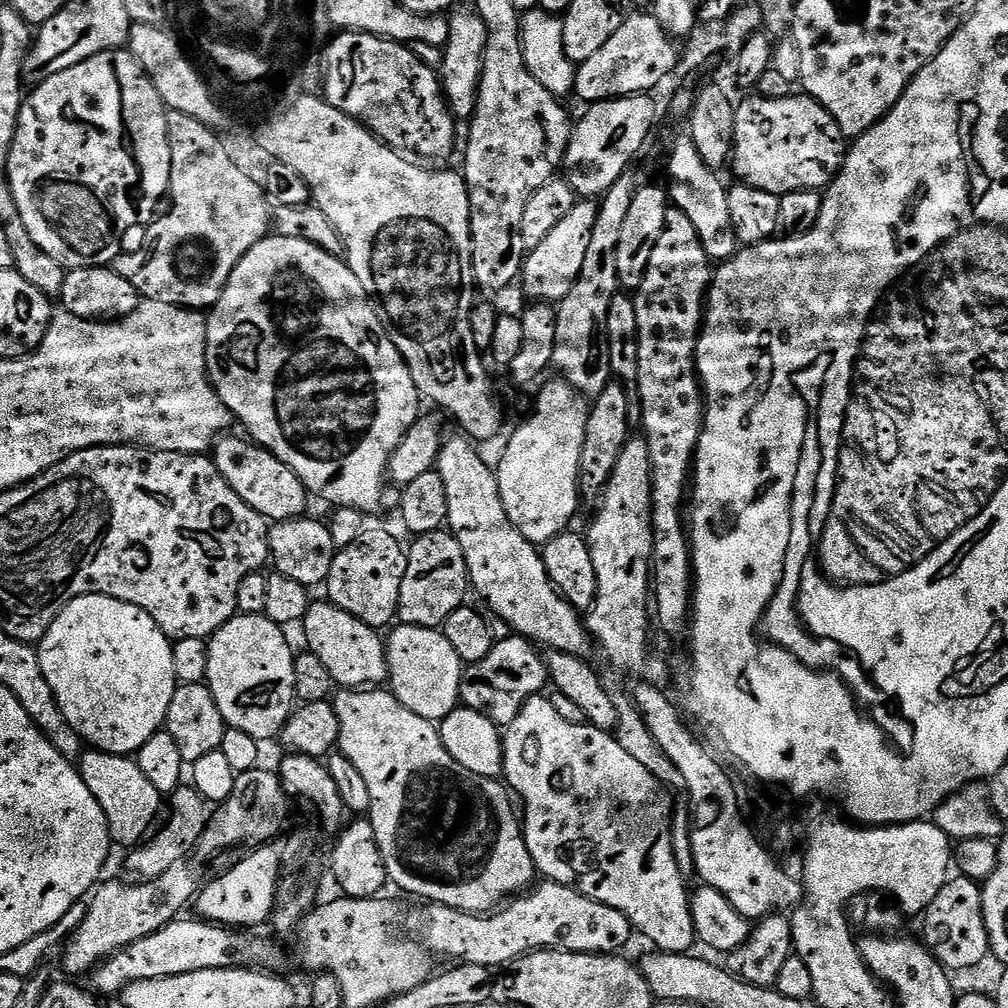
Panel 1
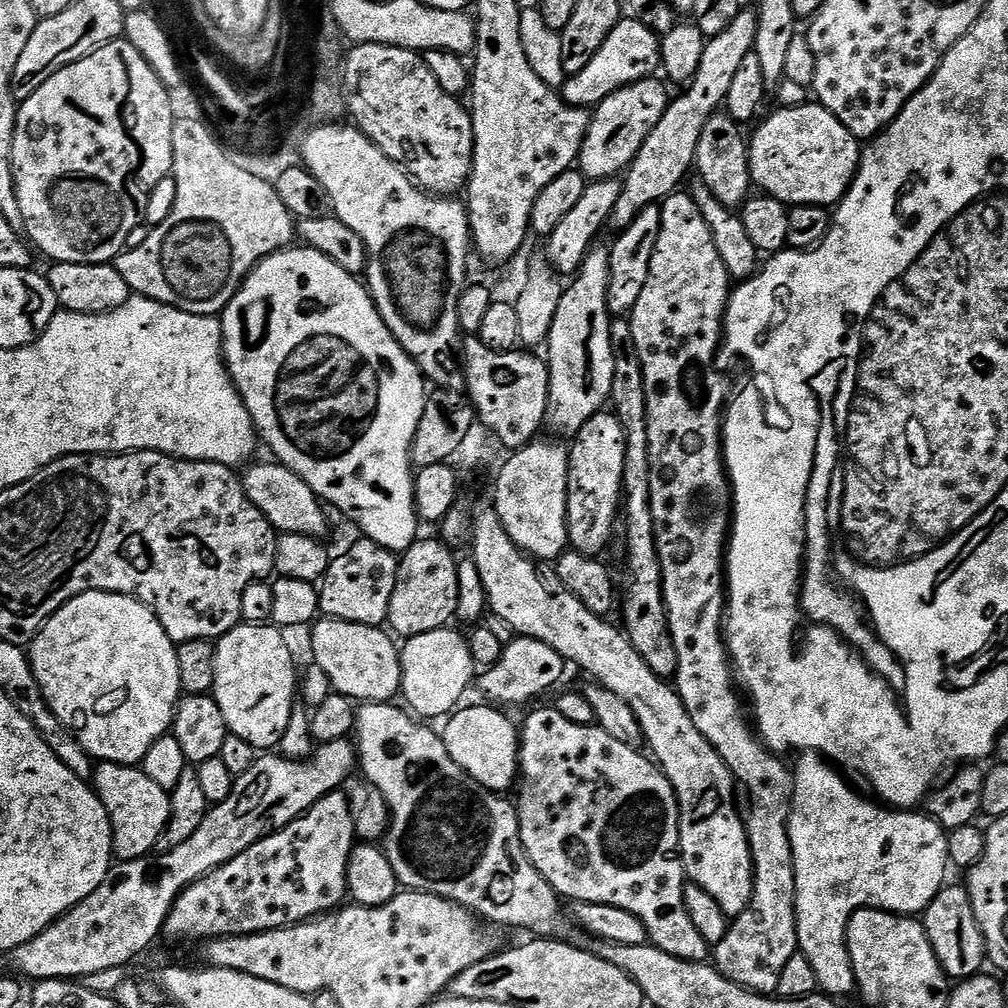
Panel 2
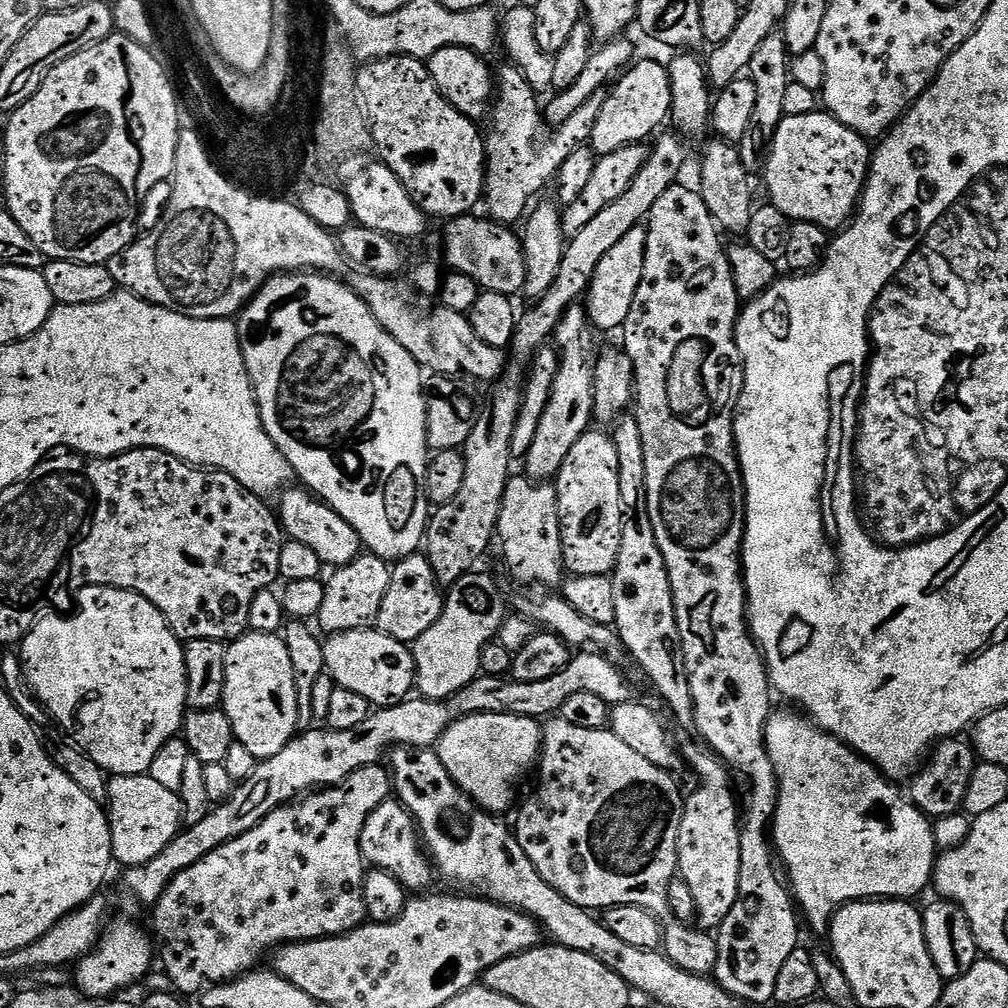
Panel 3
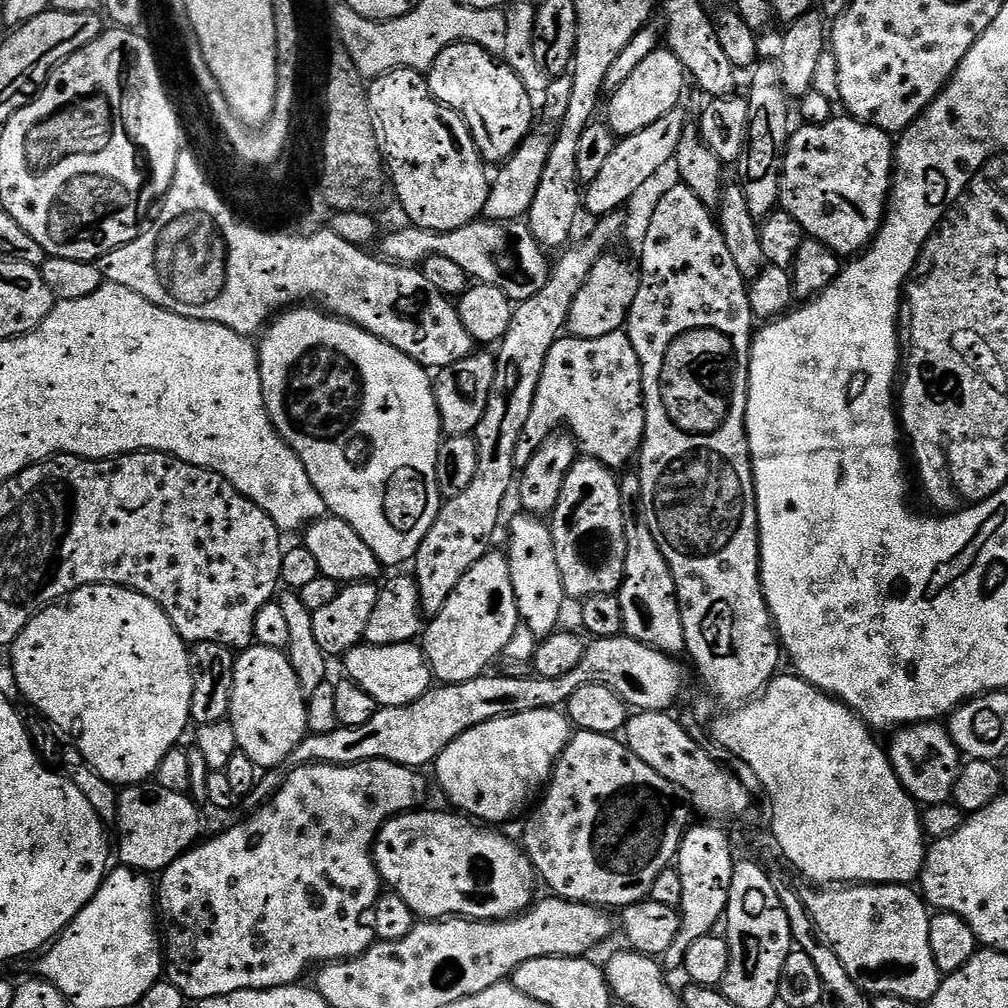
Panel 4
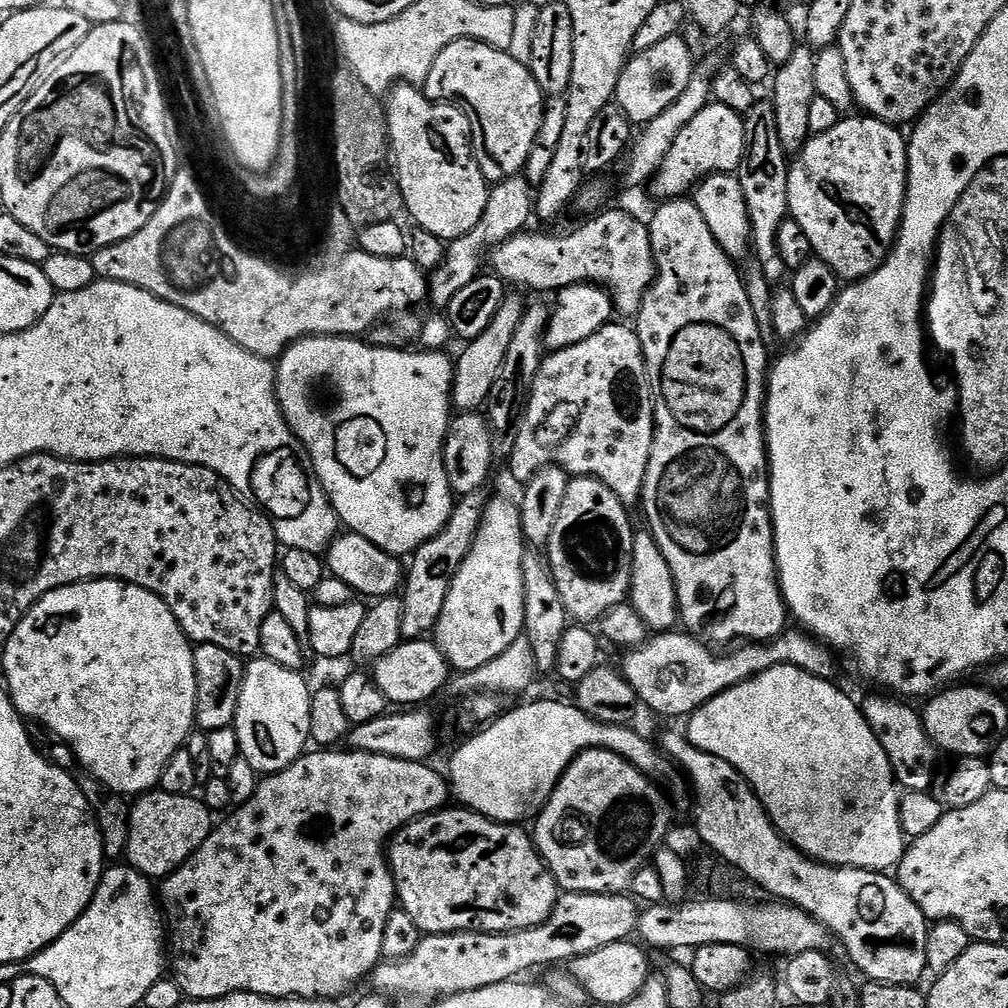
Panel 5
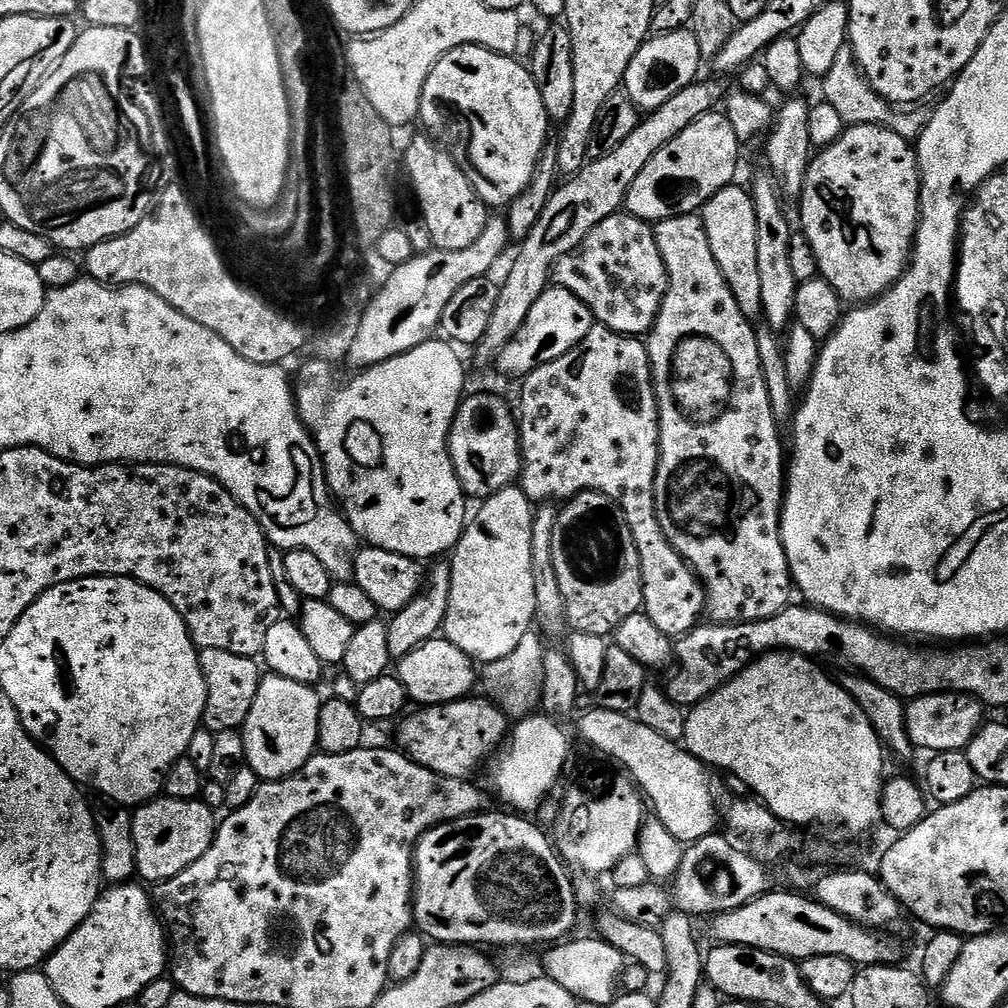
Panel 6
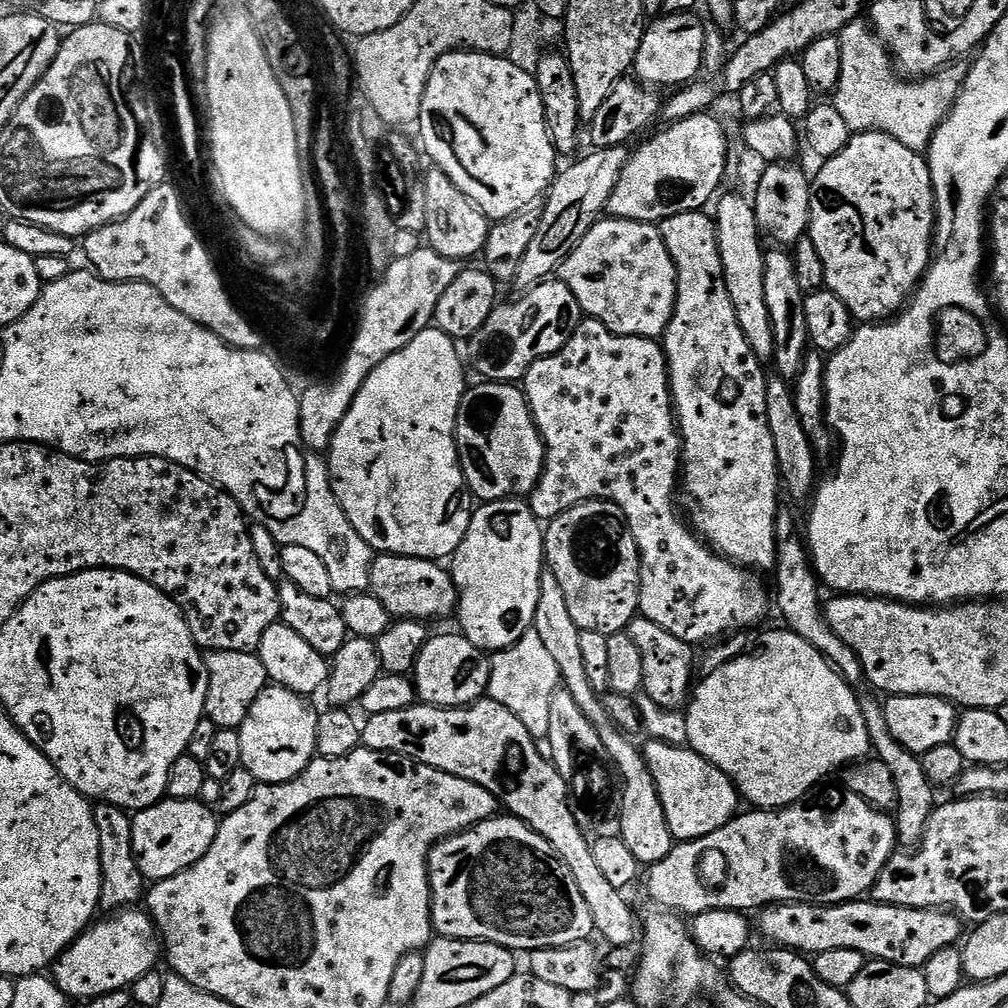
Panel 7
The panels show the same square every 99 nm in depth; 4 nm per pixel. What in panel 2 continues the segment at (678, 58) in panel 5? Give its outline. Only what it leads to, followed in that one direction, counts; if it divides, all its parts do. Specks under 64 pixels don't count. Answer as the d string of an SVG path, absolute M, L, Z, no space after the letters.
M660 78L639 80L596 105L578 161L579 171L589 181L619 177L632 163L638 150L642 150L642 142L646 142L650 130L658 126L658 118L662 118L670 103L670 95L663 83L665 81Z

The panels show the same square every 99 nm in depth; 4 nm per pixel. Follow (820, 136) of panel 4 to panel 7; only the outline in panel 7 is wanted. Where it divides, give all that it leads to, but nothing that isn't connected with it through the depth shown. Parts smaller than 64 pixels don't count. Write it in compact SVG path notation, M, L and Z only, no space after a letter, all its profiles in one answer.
M858 132L852 135L848 145L838 154L827 157L824 164L817 170L816 176L811 177L812 193L810 194L810 214L812 220L808 224L807 235L814 242L814 250L818 250L818 258L822 258L822 270L824 271L824 288L833 292L850 310L850 314L860 322L884 322L895 317L912 299L913 292L920 287L920 282L929 270L934 259L934 233L936 230L936 195L930 178L928 161L923 155L910 146L902 146L898 138L894 138L885 132Z

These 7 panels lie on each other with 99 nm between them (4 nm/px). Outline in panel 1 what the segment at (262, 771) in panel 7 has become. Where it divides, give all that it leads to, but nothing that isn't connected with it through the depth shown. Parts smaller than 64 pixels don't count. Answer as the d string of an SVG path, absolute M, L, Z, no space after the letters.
M237 614L226 626L222 626L208 640L208 689L214 694L214 702L218 702L218 710L222 710L222 718L229 728L242 730L242 734L250 734L250 738L267 742L271 736L279 737L284 730L284 723L294 711L297 703L294 690L294 662L296 656L282 636L280 625L269 620L267 616L246 616Z

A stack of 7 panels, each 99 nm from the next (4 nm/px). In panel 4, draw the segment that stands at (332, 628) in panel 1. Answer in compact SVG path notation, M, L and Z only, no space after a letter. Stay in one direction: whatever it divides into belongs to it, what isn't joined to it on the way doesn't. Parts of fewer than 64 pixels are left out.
M416 642L394 646L362 643L343 656L342 664L348 671L345 672L347 679L362 686L362 690L366 690L366 694L370 694L370 698L374 698L380 708L406 706L422 698L422 694L426 694L434 684L432 668L428 664L424 649Z

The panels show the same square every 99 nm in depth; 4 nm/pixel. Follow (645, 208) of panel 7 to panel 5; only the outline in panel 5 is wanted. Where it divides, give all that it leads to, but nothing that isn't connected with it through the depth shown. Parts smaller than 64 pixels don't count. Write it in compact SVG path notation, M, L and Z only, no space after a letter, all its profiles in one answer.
M708 104L701 112L694 114L682 134L674 138L674 146L670 146L670 154L666 154L652 177L650 189L660 202L687 197L707 176L713 176L716 172L735 173L744 157L745 142L744 116L725 104Z

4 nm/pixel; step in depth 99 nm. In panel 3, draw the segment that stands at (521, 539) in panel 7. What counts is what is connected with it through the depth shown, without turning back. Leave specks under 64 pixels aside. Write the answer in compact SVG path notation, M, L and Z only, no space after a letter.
M480 571L469 572L447 589L444 609L438 622L434 622L434 626L430 626L430 630L426 630L426 634L422 634L422 638L418 638L416 643L411 645L412 657L416 660L416 688L423 699L446 700L481 675L483 650L497 639L497 633L504 624L504 596L500 593L495 578Z

